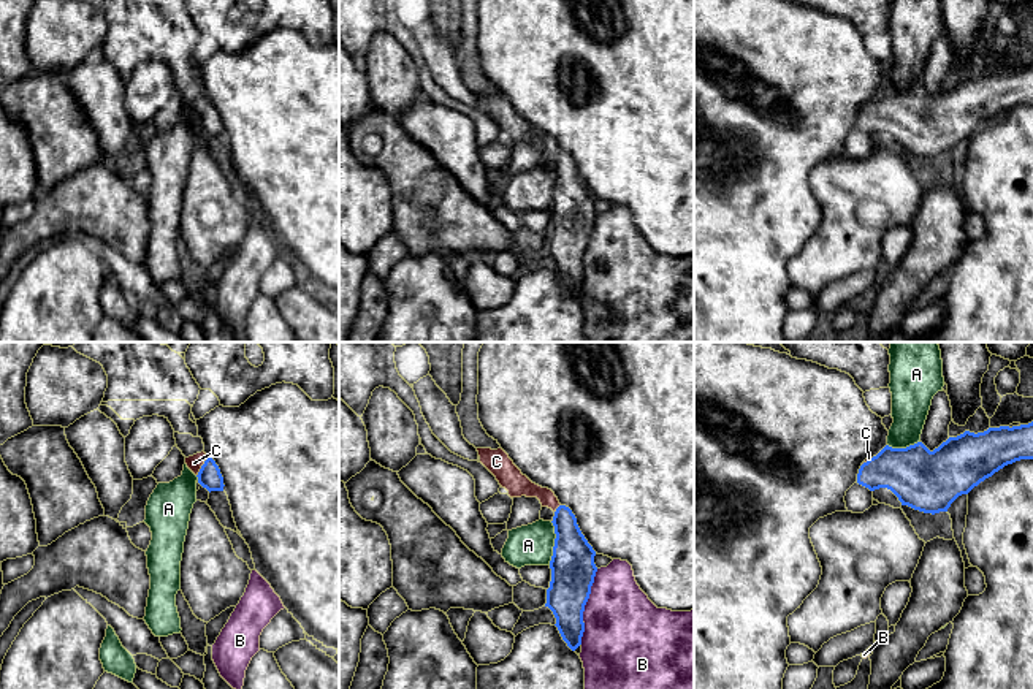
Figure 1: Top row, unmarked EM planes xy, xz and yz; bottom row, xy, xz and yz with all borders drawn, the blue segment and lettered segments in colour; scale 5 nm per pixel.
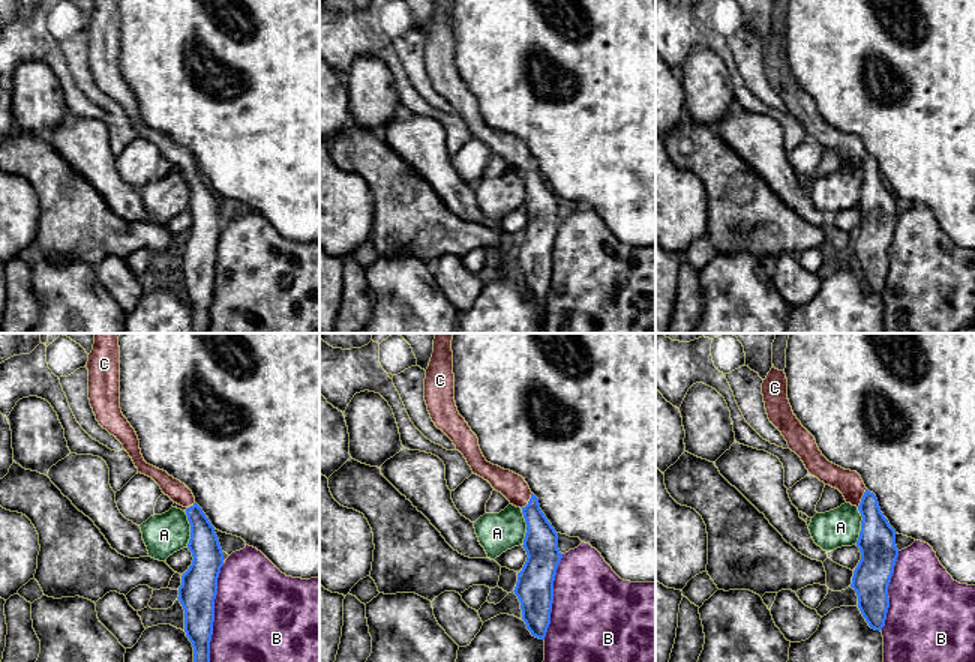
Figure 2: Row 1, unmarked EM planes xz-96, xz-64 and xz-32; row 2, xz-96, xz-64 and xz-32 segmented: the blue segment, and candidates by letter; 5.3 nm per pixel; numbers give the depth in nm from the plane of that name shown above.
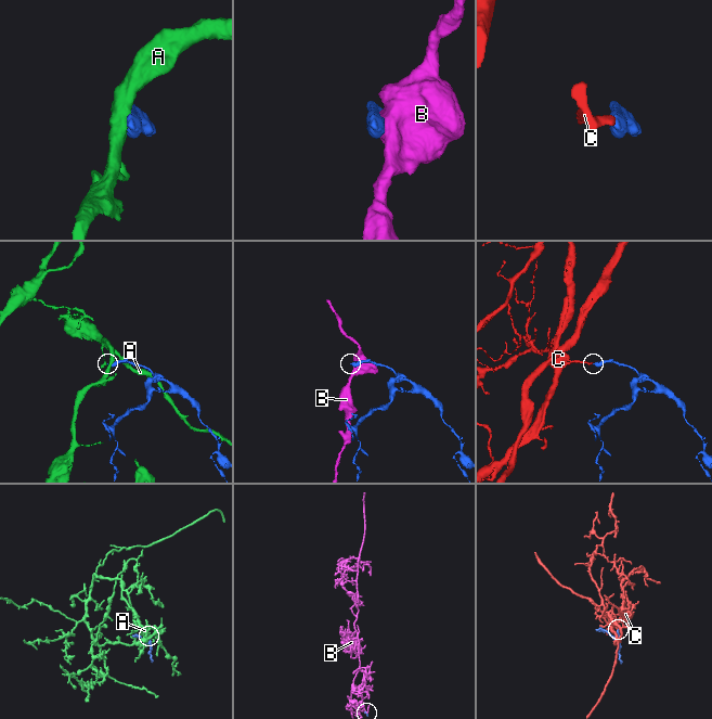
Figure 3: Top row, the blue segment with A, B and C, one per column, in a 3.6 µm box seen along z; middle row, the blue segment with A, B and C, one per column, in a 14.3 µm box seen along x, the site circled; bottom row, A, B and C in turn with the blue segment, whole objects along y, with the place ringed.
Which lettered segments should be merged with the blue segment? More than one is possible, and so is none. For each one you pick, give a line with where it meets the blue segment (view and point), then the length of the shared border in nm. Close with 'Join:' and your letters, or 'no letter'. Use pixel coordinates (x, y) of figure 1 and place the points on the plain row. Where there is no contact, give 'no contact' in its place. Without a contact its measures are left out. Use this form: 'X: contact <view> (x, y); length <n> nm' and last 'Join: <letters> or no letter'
C: contact xy (202, 111); length 120 nm
Join: C

